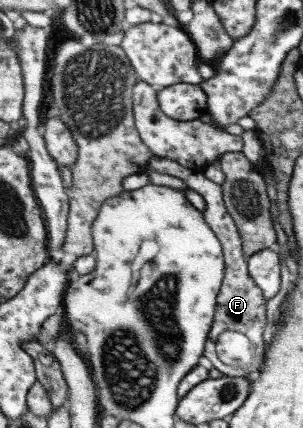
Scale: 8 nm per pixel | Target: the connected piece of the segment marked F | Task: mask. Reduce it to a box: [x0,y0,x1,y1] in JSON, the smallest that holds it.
[147,156,266,373]

